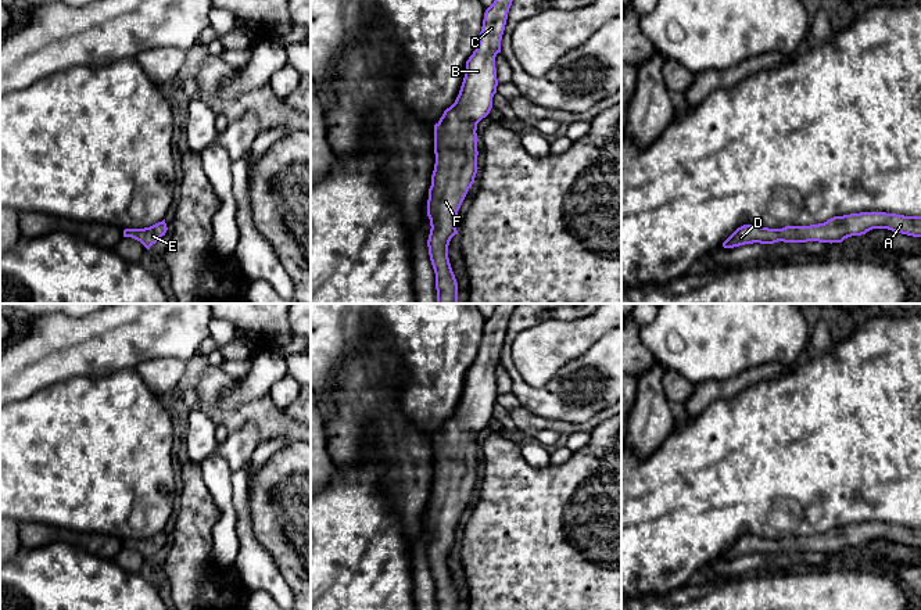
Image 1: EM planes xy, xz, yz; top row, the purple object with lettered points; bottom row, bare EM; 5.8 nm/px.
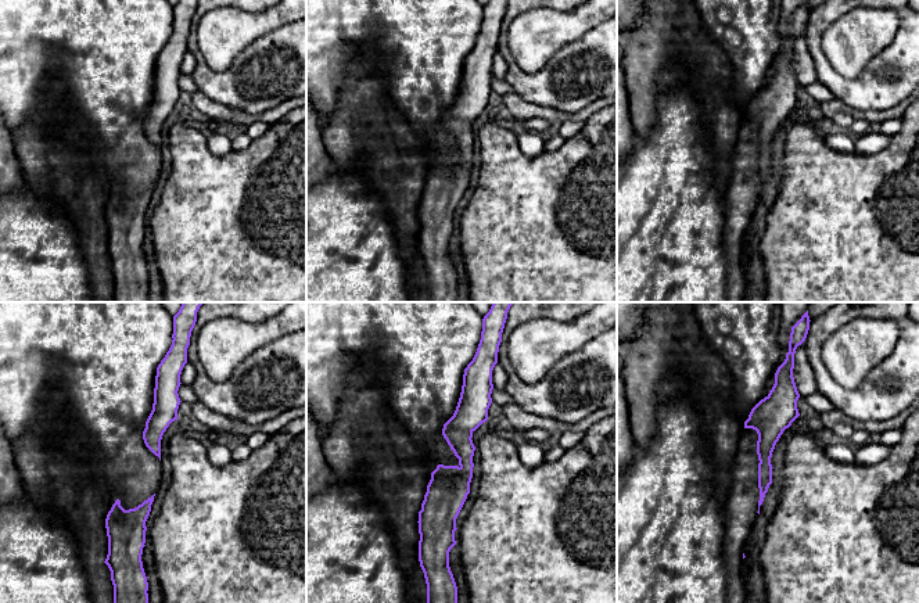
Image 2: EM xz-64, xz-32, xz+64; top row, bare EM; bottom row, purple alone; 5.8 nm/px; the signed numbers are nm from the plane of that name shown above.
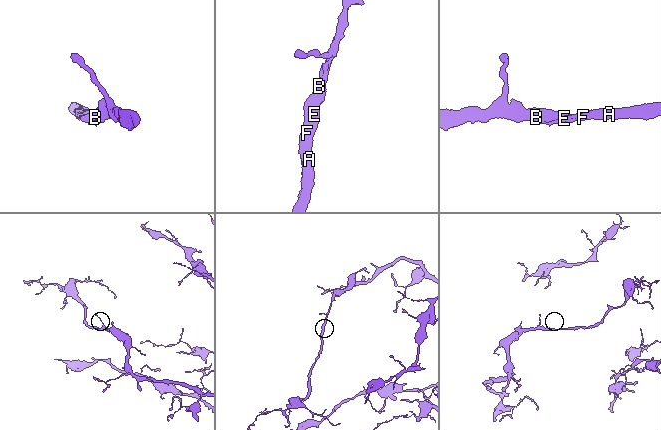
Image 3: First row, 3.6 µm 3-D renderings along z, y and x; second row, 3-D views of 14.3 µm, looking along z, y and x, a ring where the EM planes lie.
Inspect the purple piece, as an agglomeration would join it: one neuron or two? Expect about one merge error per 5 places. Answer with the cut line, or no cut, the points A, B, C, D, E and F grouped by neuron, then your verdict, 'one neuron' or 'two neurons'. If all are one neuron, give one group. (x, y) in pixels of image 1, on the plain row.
no cut | A B C D E F | one neuron

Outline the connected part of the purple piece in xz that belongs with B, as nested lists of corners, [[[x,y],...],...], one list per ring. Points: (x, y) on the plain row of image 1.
[[[498,304],[494,313],[485,320],[480,349],[476,360],[466,372],[465,388],[455,413],[447,419],[434,435],[436,474],[429,499],[427,527],[430,530],[430,545],[427,550],[430,571],[436,584],[437,610],[458,610],[458,593],[452,582],[448,556],[458,545],[455,532],[458,521],[474,494],[477,484],[477,434],[485,428],[492,419],[492,408],[497,403],[498,390],[495,367],[501,363],[501,351],[505,341],[508,323],[517,304]]]

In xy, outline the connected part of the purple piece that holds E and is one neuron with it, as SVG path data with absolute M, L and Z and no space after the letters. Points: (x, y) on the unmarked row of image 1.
M164 530L162 532L158 532L150 538L125 539L123 548L132 548L140 552L147 560L150 560L153 555L155 555L162 546L165 546L166 541L168 538Z

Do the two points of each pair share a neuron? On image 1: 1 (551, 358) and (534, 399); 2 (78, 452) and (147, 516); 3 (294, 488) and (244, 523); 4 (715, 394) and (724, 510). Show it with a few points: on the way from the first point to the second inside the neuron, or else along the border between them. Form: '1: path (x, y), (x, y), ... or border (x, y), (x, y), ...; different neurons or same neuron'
1: border (562, 366), (540, 387), (531, 387), (515, 368); different neurons
2: path (95, 463), (131, 499); same neuron
3: border (247, 490), (251, 531), (264, 548); different neurons
4: border (745, 388), (731, 398), (713, 401), (690, 417); different neurons

